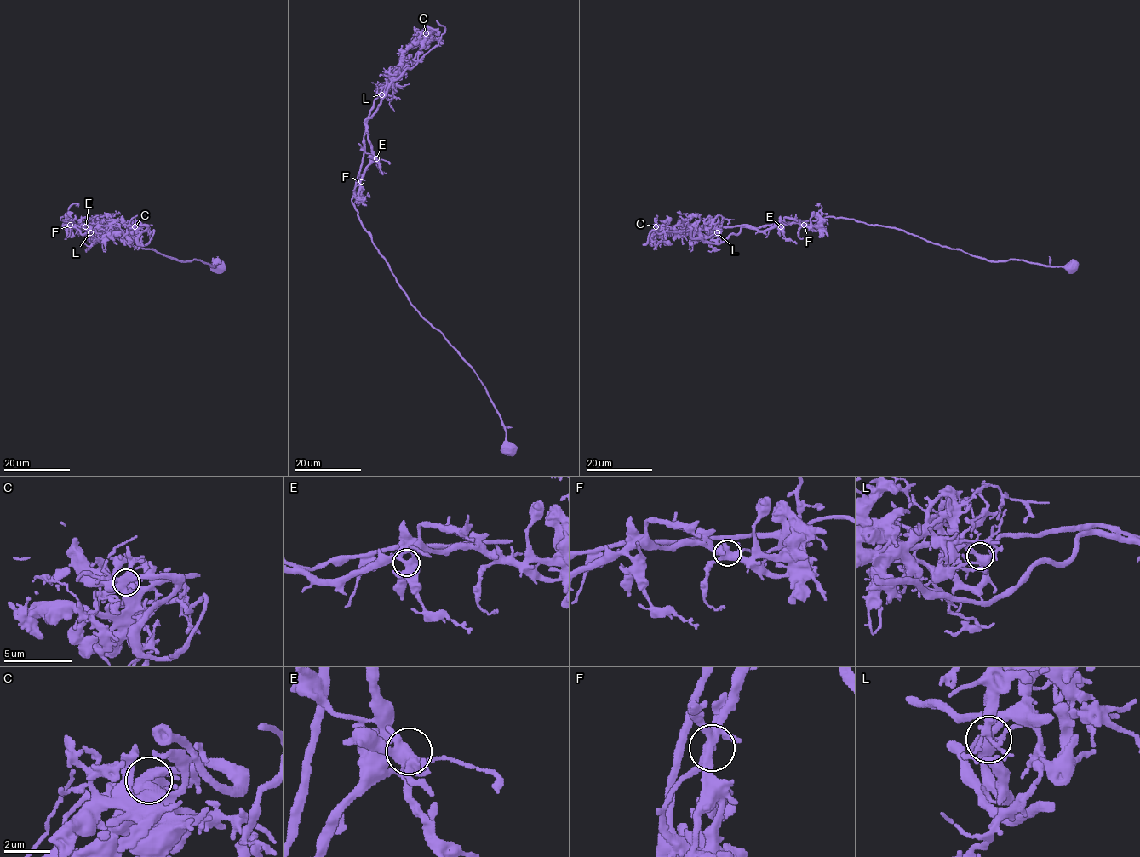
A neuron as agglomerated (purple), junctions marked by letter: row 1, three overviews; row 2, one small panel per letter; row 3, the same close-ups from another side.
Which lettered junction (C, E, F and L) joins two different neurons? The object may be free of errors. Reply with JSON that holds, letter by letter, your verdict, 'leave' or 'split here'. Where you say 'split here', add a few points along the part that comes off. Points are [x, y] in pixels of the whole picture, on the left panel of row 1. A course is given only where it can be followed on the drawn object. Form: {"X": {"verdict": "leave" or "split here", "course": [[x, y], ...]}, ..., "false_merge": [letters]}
{"C": {"verdict": "leave"}, "E": {"verdict": "leave"}, "F": {"verdict": "split here", "course": [[70, 225], [81, 225], [77, 231], [73, 227], [94, 243], [112, 239], [122, 231], [153, 230], [145, 245]]}, "L": {"verdict": "leave"}, "false_merge": ["F"]}

